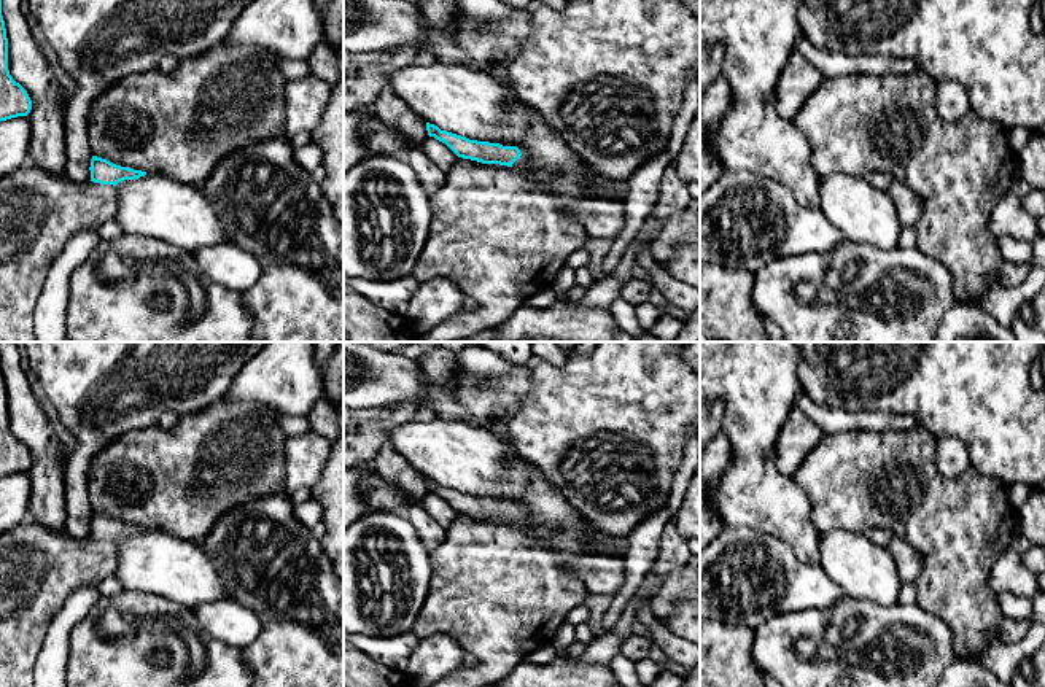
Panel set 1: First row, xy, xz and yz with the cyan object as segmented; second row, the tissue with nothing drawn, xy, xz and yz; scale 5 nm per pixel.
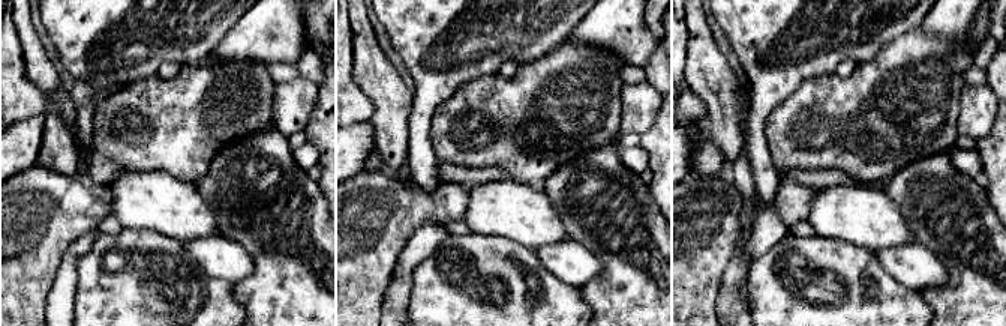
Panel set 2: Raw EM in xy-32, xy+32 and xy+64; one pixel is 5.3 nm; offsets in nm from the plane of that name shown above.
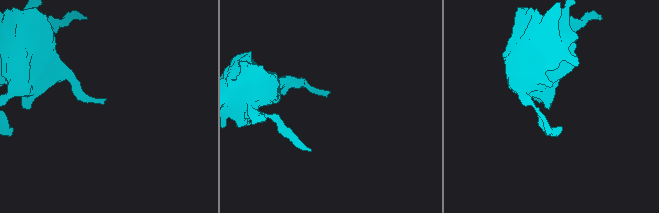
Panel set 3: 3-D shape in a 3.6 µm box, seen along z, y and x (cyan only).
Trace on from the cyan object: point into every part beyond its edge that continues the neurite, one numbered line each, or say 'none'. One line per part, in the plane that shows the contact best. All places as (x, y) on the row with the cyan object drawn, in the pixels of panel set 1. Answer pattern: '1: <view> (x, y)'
1: xz (524, 164)

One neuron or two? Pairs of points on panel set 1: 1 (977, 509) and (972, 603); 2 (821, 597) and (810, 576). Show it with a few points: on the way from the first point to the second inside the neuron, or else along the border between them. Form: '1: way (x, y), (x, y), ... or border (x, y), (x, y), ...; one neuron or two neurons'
1: way (972, 533), (972, 579); one neuron
2: way (816, 592), (810, 581); one neuron

